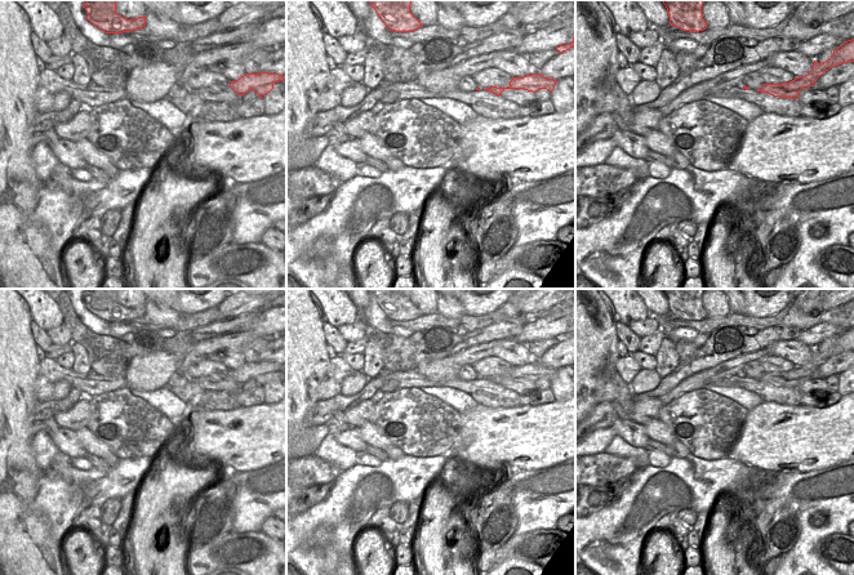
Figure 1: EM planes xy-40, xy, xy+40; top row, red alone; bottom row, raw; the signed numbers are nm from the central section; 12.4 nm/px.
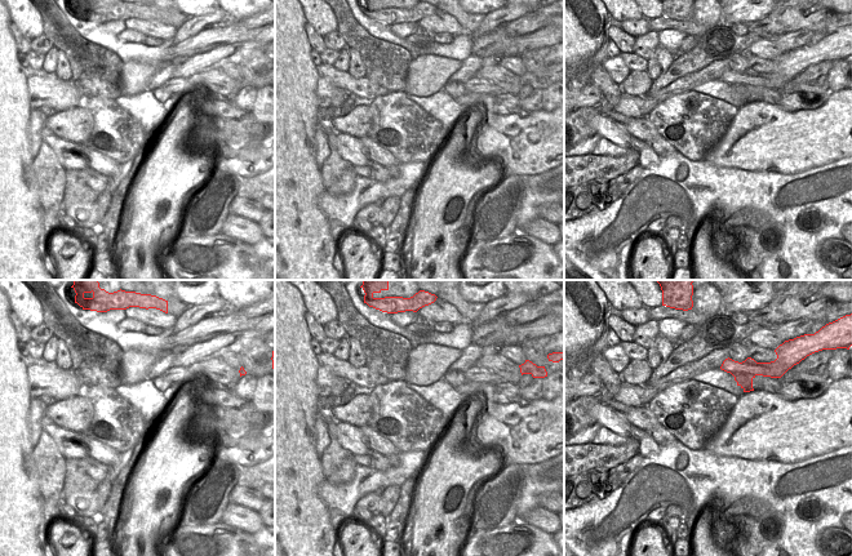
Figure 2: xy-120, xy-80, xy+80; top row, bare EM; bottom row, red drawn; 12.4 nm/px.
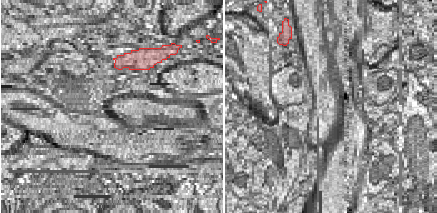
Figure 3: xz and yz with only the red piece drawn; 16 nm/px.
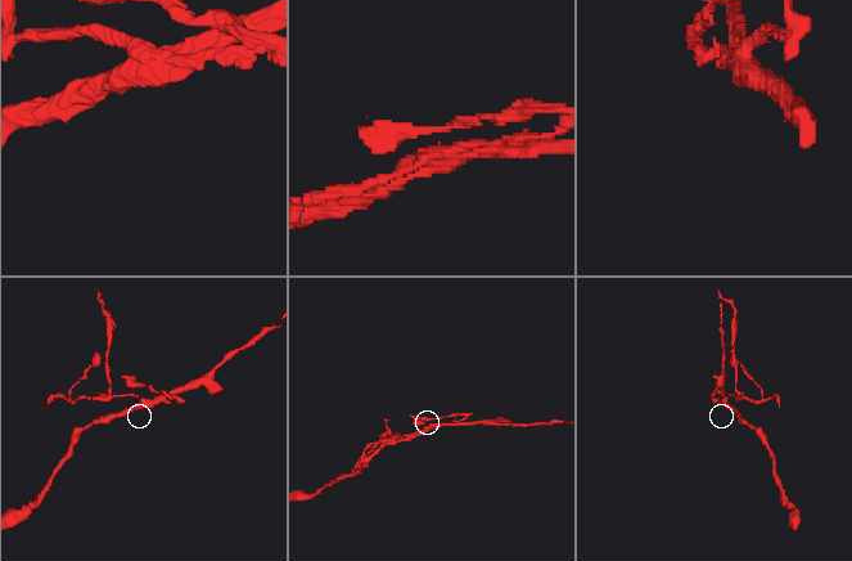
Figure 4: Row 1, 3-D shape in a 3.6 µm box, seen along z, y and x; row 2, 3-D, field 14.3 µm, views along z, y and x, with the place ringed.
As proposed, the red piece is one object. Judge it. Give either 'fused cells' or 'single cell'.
fused cells

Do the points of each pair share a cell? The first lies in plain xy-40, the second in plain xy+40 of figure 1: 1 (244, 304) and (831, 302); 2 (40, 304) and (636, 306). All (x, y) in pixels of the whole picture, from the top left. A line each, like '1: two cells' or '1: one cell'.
1: one cell
2: one cell

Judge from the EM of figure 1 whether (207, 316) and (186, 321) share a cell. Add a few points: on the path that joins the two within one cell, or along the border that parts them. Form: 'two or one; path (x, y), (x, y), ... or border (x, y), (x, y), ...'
two; border (191, 315), (199, 325)

